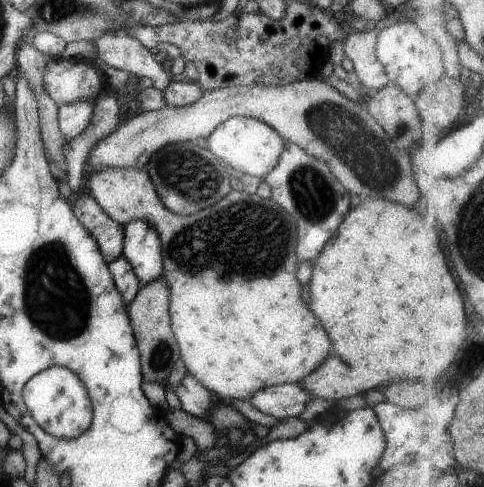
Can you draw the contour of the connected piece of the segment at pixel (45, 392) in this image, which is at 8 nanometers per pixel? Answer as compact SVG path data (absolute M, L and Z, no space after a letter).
M55 365L36 374L24 386L22 397L32 419L43 432L52 437L74 439L92 425L94 410L87 387L67 367Z

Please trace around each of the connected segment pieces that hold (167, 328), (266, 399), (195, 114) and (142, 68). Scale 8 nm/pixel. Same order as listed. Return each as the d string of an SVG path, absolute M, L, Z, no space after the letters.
M161 278L141 288L127 308L127 314L139 349L143 382L160 383L170 377L179 359L179 347L172 333L169 314L169 287Z
M298 382L266 386L248 401L262 414L282 420L298 417L311 399L311 393L308 393Z
M316 77L295 81L279 86L237 85L221 87L215 90L203 92L203 96L190 105L165 108L152 111L142 111L139 116L134 116L126 122L122 122L116 130L102 138L94 149L88 154L87 165L84 170L87 173L99 169L141 169L148 162L152 154L155 154L166 144L179 141L196 140L199 137L208 137L218 124L225 122L232 116L251 117L276 130L286 142L300 146L309 156L324 162L332 172L332 175L344 186L350 195L358 195L367 199L383 199L404 204L404 207L412 208L420 200L420 190L417 186L417 170L415 168L411 151L398 149L393 141L385 134L383 127L367 112L367 97L359 102L350 101L339 94L327 83L321 82Z
M105 33L96 42L98 58L112 67L140 80L149 78L157 90L164 91L171 84L172 73L156 60L156 52L148 51L138 40L122 34Z

